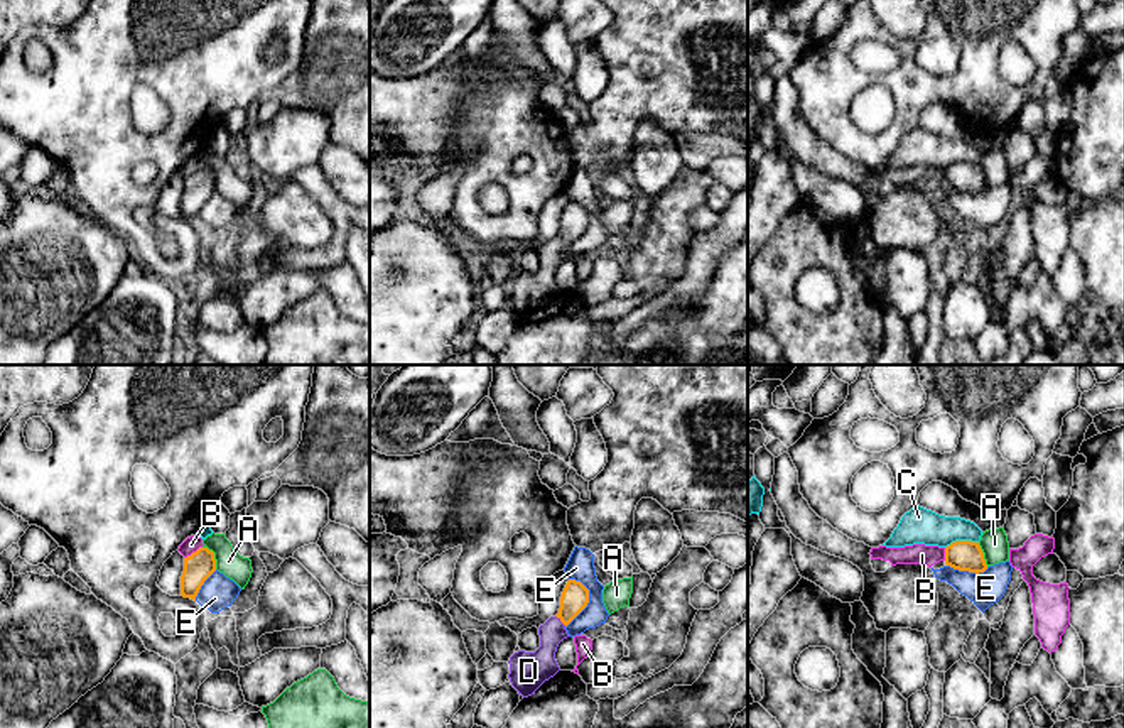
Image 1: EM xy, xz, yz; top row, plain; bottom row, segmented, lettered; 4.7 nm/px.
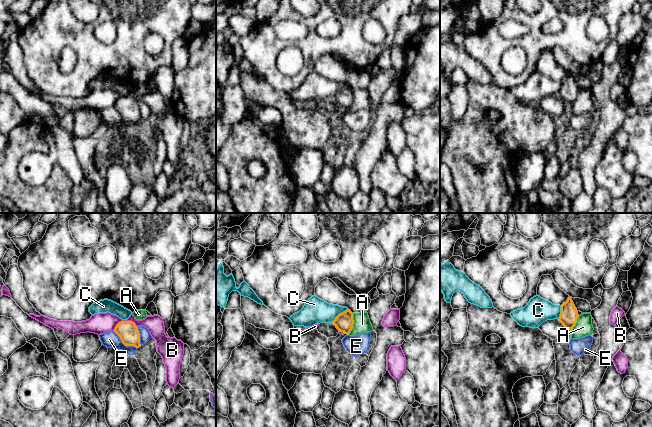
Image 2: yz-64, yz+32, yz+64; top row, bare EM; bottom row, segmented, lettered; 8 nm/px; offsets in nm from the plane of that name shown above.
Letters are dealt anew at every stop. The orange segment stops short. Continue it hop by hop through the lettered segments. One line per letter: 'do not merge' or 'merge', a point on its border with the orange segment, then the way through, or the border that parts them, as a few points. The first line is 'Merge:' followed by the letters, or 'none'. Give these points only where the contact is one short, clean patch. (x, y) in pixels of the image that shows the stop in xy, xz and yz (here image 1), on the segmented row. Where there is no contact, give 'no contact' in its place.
Merge: D
A: do not merge; meets orange in xy at (213, 556); border along xy (203, 546), (213, 553), (216, 568)
B: do not merge; meets orange in xy at (193, 553); border along xy (201, 546), (184, 558)
C: do not merge; meets orange in yz at (961, 541)
D: merge; meets orange in xz at (561, 620); runs through xz (574, 598), (561, 620), (539, 666)
E: do not merge; meets orange in xz at (588, 602); border along xz (574, 578), (588, 590), (588, 605), (566, 627)

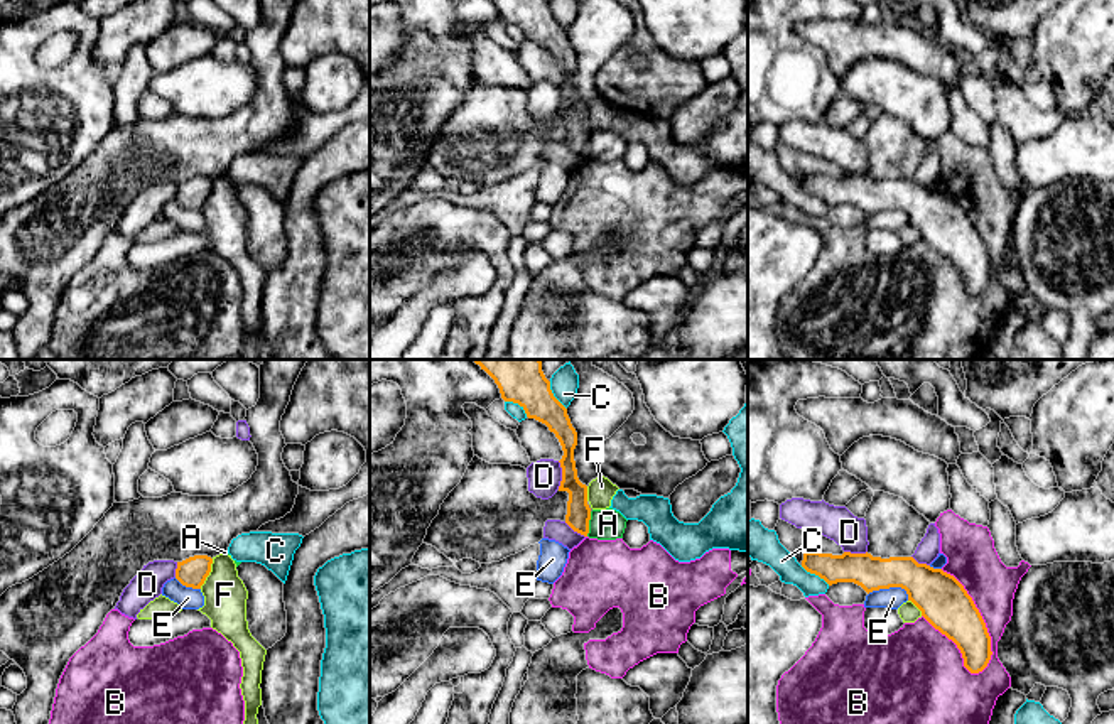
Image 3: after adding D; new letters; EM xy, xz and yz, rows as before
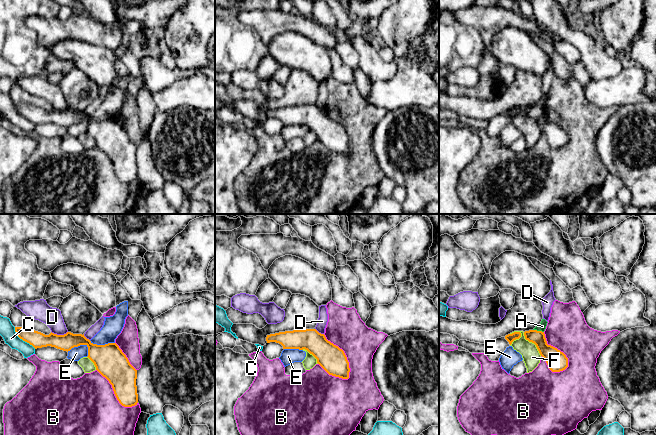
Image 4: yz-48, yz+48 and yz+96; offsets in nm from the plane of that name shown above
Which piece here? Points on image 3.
Merge: none
A: do not merge; meets orange in xz at (588, 524); border along xz (591, 512), (586, 535)
B: do not merge; meets orange in yz at (983, 620)
C: do not merge; meets orange in yz at (816, 574)
D: do not merge; meets orange in xz at (562, 475)
E: do not merge; meets orange in yz at (892, 586); border along yz (868, 594), (878, 589), (902, 588), (908, 599)
F: do not merge; meets orange in xy at (208, 574)

